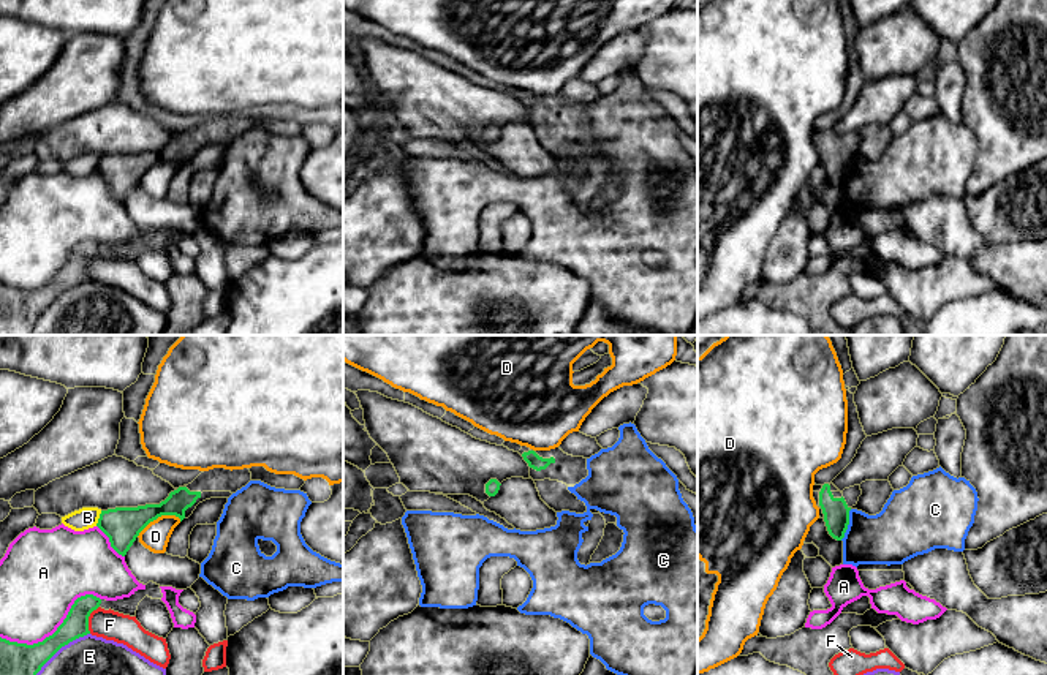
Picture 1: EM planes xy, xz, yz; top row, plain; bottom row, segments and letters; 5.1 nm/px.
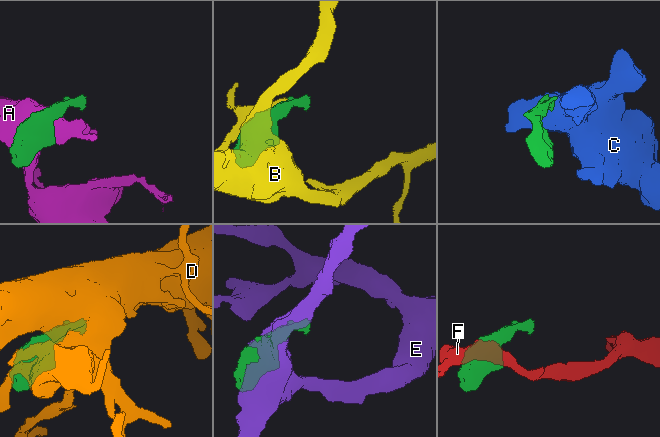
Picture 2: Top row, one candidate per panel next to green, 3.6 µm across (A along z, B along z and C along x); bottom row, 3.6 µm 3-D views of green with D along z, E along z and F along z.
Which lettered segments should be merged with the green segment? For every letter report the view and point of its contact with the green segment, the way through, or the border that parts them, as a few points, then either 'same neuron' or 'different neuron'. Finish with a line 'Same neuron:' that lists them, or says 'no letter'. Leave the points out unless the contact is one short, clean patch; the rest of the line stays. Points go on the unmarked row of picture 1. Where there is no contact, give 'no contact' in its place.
A: meets green in xy at (56, 277); different neuron
B: meets green in xy at (98, 165); different neuron
C: meets green in yz at (848, 169); border along yz (851, 155), (848, 174), (840, 185); different neuron
D: meets green in xy at (158, 162); different neuron
E: meets green in xy at (54, 299); different neuron
F: meets green in xy at (87, 266); different neuron
Same neuron: no letter

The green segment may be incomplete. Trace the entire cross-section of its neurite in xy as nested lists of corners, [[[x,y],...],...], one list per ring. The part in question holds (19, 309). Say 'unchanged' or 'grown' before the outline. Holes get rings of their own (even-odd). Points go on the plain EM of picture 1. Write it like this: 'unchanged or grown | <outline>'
unchanged | [[[93,240],[77,243],[63,269],[43,288],[27,291],[0,283],[0,335],[32,335],[36,319],[62,292],[90,280],[89,262],[100,250]]]

